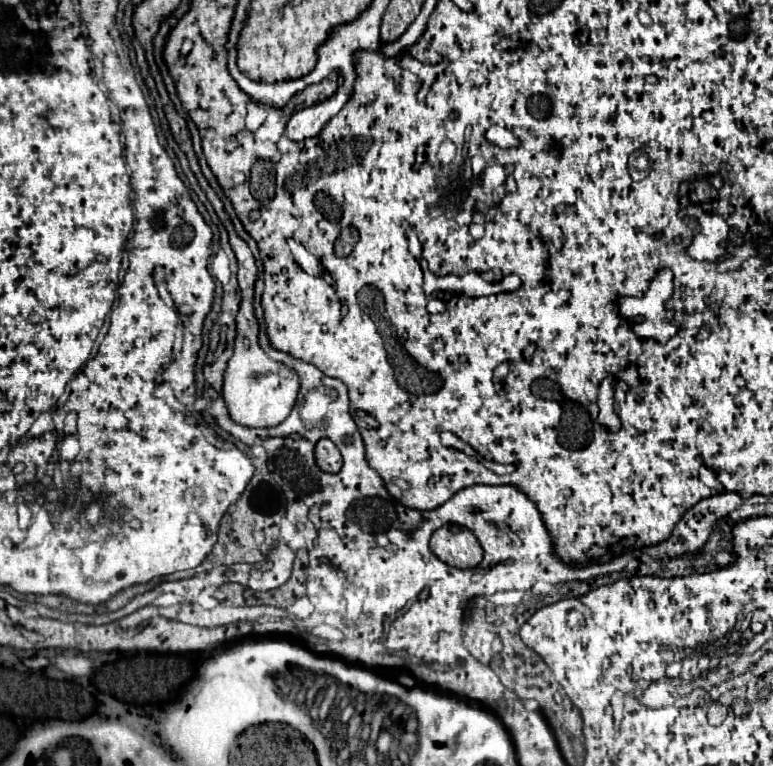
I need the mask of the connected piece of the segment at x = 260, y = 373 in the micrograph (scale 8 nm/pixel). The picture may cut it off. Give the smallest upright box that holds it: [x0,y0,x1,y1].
[222,219,298,427]

